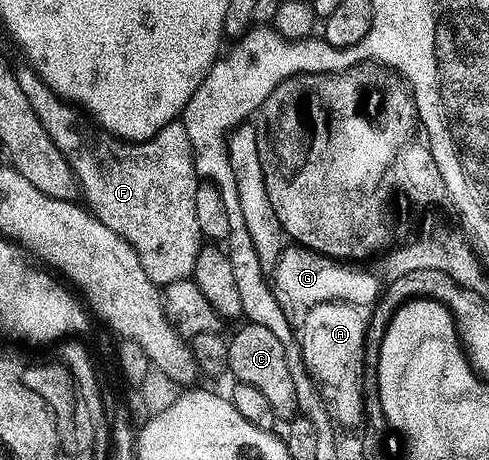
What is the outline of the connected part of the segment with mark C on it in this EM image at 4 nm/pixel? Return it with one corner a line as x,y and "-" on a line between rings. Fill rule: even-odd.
243,324
243,329
228,341
228,373
234,376
235,382
243,381
257,387
268,399
275,418
290,419
299,412
296,401
296,383
292,383
292,375
288,372
288,359
284,356
284,343
268,331
268,327

